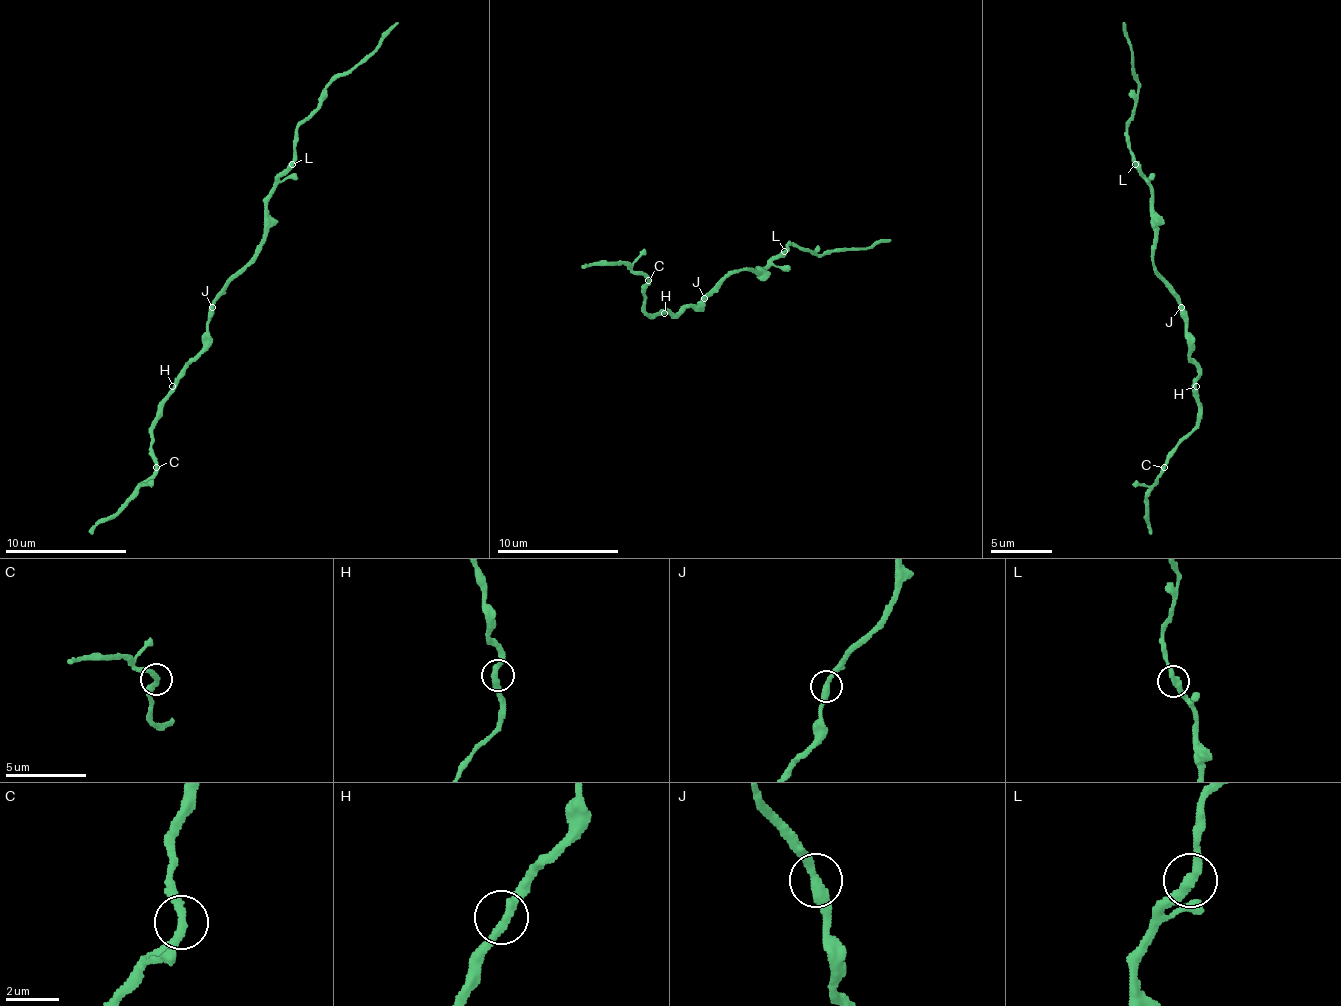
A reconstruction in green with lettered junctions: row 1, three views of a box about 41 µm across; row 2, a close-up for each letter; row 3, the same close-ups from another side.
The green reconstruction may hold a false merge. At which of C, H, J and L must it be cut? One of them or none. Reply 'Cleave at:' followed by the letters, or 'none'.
Cleave at: none

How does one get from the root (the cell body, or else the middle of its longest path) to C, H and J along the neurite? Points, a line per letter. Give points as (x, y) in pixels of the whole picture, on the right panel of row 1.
C: (1163, 279), (1181, 304), (1187, 322), (1187, 359), (1199, 371), (1196, 380), (1199, 423), (1163, 468)
H: (1163, 279), (1181, 304), (1187, 322), (1187, 359), (1199, 371), (1196, 386)
J: (1163, 279), (1181, 307)

